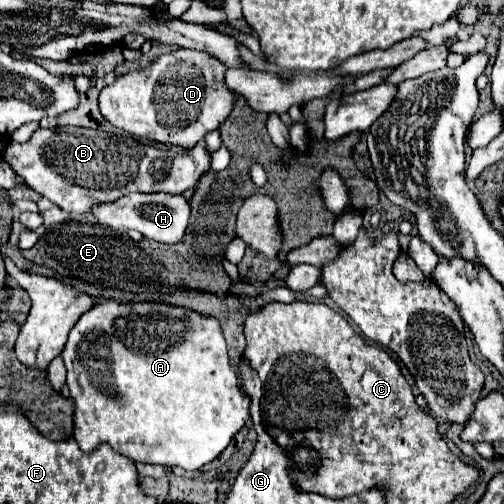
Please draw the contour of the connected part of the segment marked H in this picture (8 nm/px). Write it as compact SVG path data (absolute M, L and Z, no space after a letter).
M125 194L121 200L95 204L89 214L103 226L111 226L117 232L127 230L139 230L145 238L173 244L183 238L183 232L187 228L189 220L189 202L183 196L171 196L171 194Z

